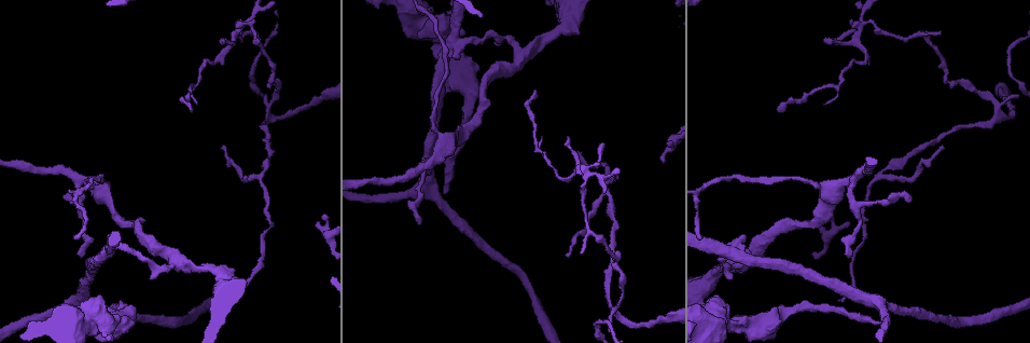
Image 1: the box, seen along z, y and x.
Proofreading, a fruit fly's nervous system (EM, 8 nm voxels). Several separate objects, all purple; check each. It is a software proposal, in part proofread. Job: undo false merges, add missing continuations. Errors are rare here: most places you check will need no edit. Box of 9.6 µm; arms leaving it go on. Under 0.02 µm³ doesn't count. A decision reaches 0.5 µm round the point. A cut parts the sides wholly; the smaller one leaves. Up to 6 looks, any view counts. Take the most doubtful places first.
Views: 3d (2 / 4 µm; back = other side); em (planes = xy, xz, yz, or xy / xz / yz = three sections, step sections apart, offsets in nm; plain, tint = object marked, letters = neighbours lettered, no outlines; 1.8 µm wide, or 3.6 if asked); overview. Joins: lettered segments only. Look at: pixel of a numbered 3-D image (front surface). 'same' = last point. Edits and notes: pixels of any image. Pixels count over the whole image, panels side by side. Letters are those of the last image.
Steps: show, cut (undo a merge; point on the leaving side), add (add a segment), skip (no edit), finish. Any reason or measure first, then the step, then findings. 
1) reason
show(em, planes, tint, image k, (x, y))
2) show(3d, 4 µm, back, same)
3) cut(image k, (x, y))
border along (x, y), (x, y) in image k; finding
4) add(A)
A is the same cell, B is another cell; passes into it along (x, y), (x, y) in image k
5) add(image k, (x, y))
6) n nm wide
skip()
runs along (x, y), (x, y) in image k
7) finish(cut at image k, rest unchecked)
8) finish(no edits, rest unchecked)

show(3d, 4 µm, image 1, (584, 176))

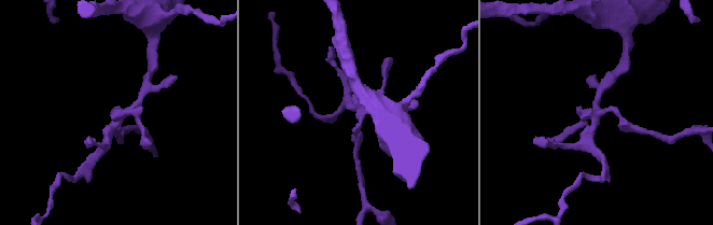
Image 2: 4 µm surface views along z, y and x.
need the tissue
show(em, planes, tint, image 2, (362, 110))

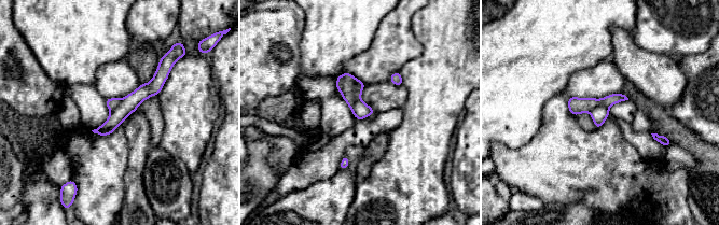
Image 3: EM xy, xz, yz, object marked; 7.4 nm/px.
show(em, planes, letters, same)

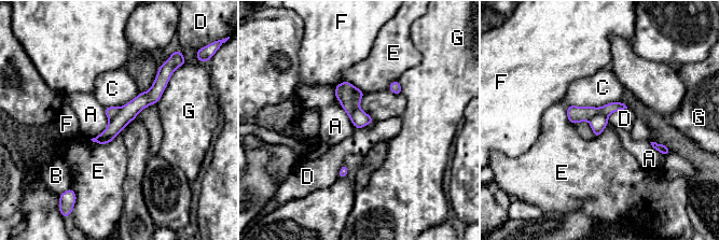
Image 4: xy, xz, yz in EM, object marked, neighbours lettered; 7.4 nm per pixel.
cut(image 4, (598, 123))
A, B, C, D, E, F and G are other cells; border along (607, 116), (595, 114), (589, 121) in image 4; two neurons meet here

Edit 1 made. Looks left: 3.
side arm on a straight run
show(em, xz, step 4, tint, image 1, (456, 40))

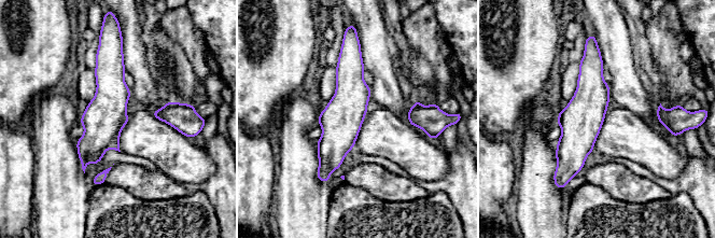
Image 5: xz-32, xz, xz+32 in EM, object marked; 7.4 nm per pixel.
another direction
show(em, planes, letters, same)

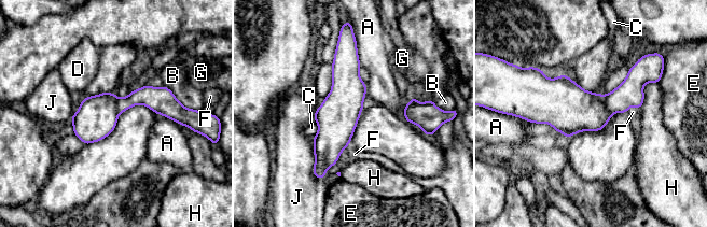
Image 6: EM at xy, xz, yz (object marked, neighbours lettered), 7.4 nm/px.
cut(image 6, (571, 110))
A, B, C, D, E, F, G, H and J are other cells; the part that leaves runs along (348, 51), (346, 98), (322, 171) in image 6; a second neuron is stuck on

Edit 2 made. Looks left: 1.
finish(cut at image 4, cut at image 6, rest unchecked)

